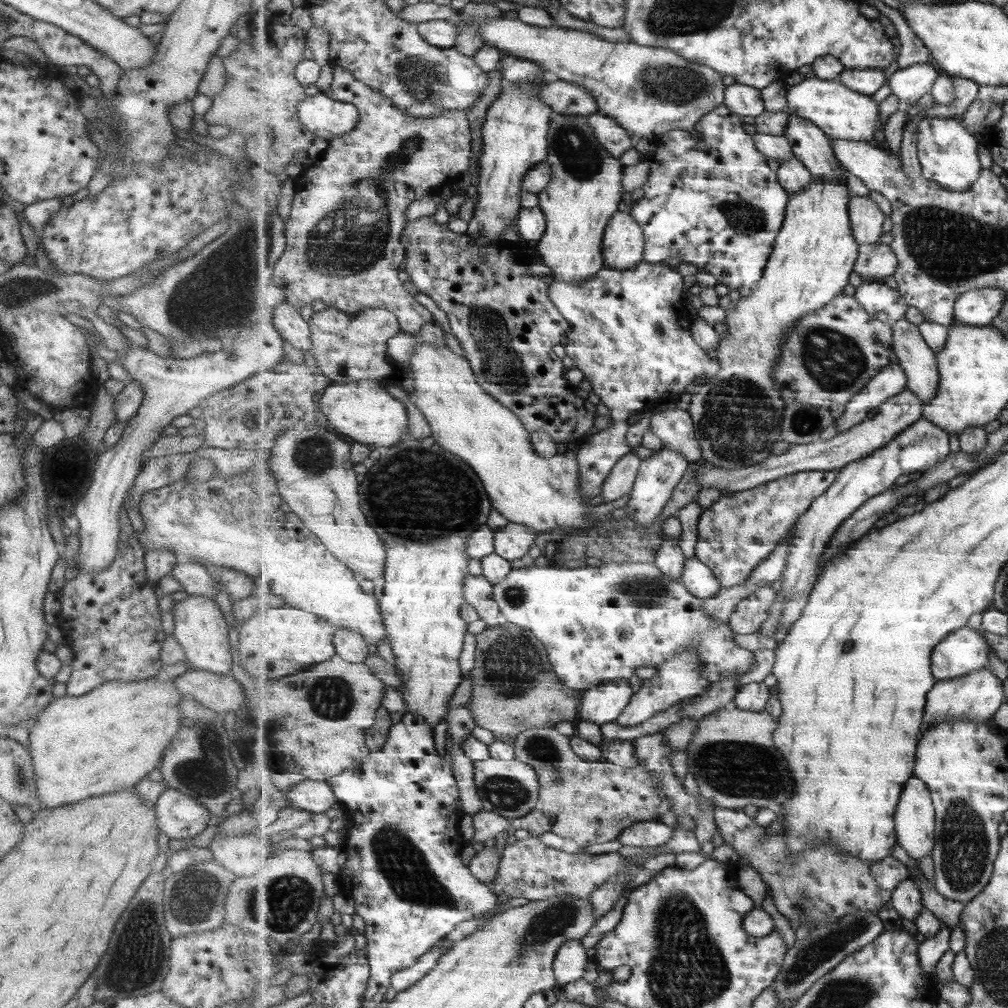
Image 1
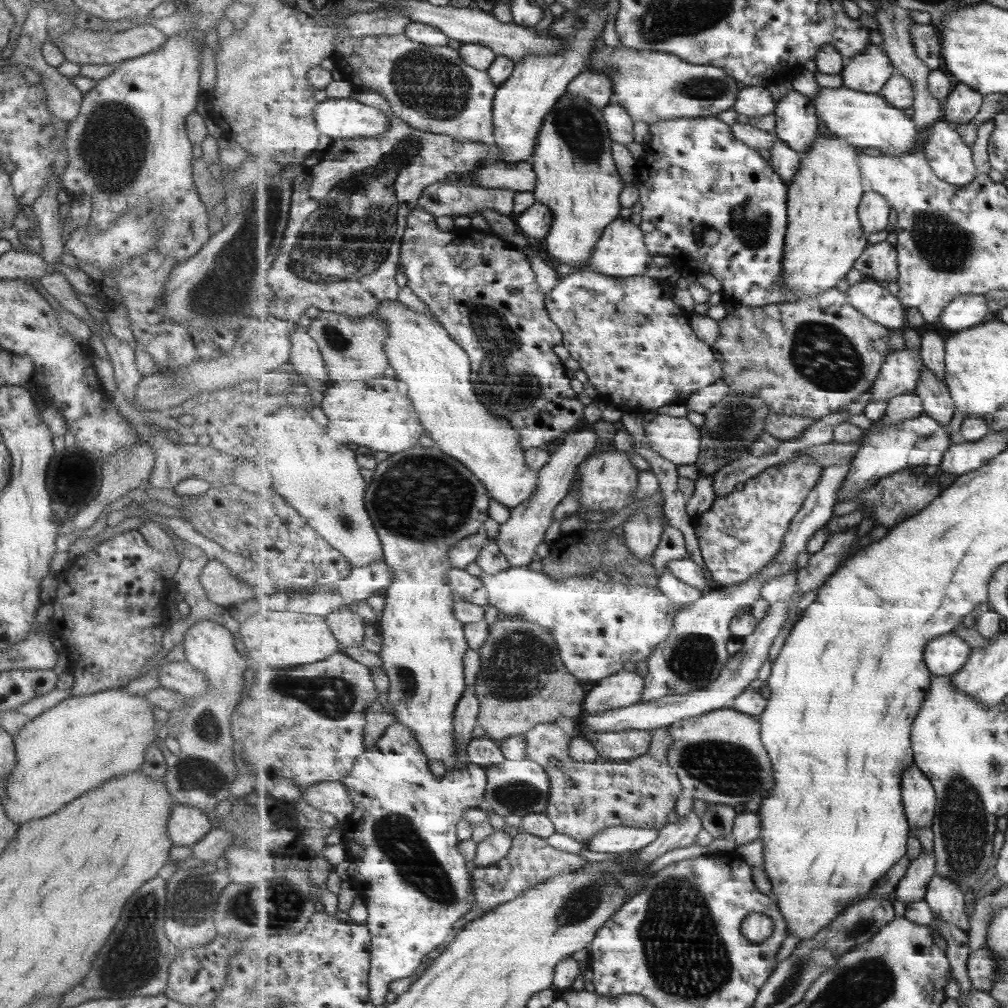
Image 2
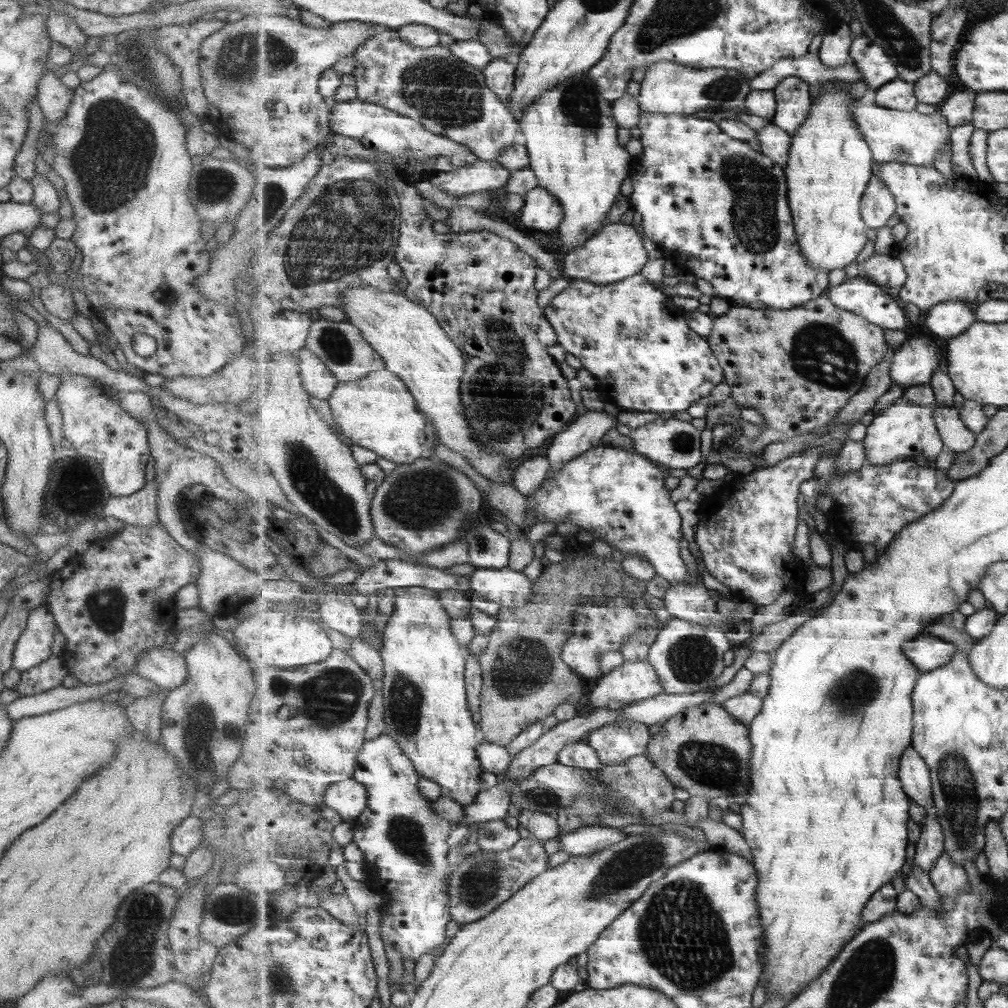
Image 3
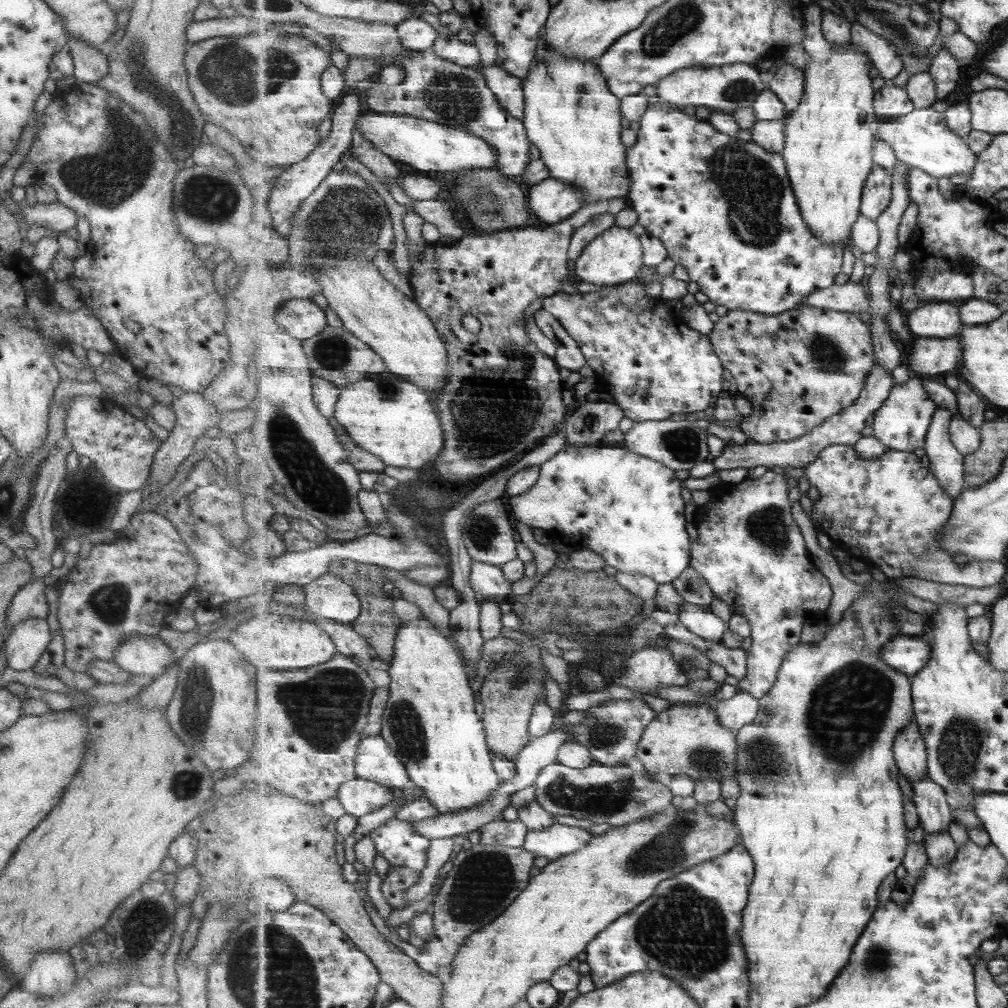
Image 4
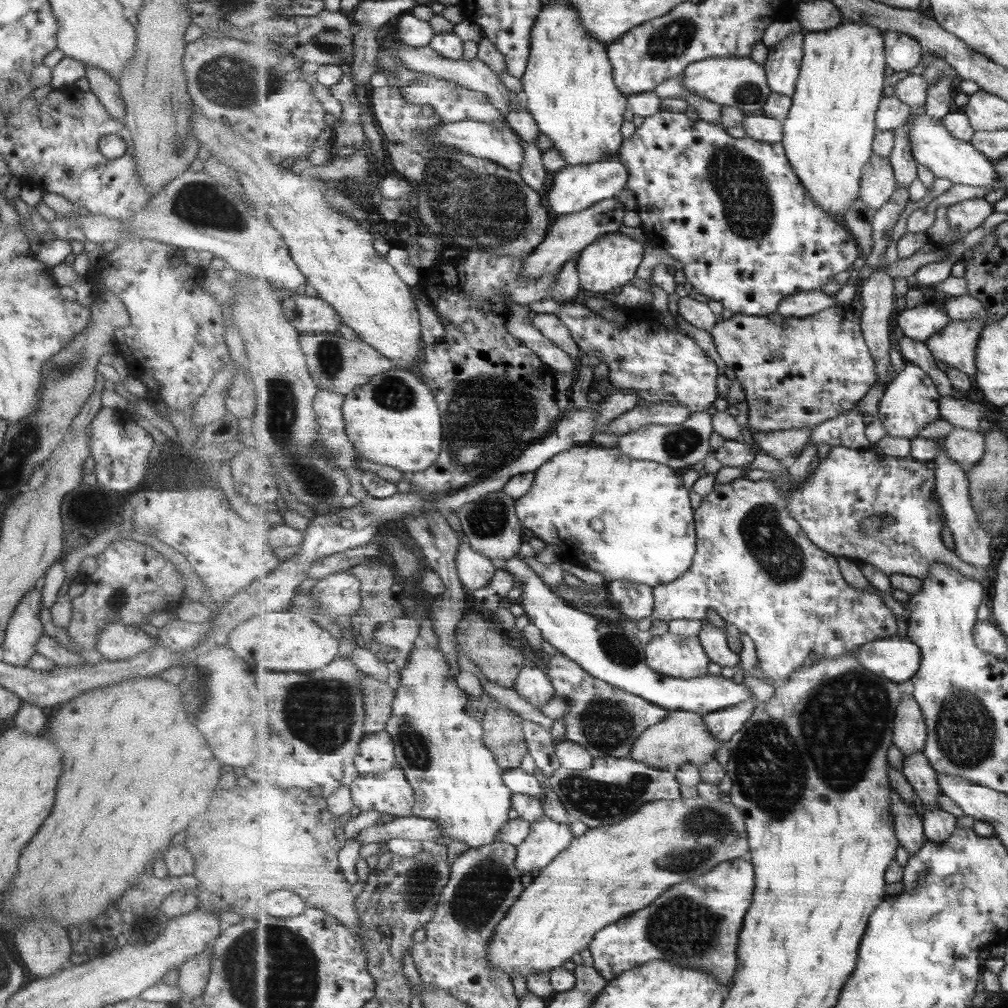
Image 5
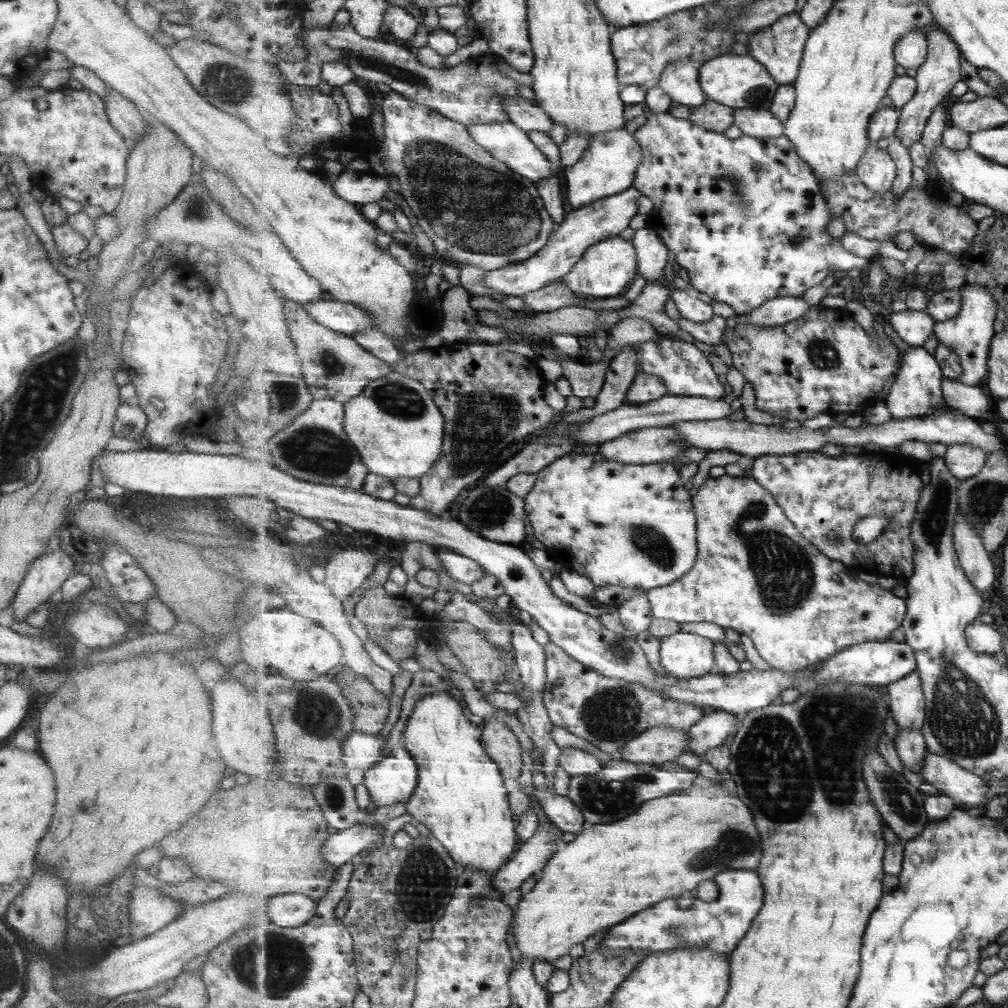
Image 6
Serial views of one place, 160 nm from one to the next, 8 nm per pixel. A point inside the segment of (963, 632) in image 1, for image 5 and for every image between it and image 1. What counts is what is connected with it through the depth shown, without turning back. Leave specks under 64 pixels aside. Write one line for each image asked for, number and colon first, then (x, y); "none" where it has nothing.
2: (946, 655)
3: (929, 653)
4: (909, 654)
5: (897, 658)

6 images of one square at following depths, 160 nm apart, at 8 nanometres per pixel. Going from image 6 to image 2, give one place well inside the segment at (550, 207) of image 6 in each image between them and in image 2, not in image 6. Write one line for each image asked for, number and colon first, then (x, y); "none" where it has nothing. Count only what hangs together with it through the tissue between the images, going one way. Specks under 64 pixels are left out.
2: (432, 88)
3: (451, 98)
4: (434, 88)
5: (533, 171)

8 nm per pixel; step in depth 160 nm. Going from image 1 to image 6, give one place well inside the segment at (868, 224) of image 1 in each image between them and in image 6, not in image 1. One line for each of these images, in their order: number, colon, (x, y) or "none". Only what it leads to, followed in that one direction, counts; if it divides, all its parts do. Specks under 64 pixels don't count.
2: (876, 213)
3: (879, 206)
4: (878, 193)
5: (879, 184)
6: (878, 171)

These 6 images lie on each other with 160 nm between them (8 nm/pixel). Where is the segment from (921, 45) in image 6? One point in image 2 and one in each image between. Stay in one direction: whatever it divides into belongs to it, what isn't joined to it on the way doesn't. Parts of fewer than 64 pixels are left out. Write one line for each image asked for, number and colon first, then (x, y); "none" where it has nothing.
2: (869, 72)
3: (877, 68)
4: (883, 56)
5: (903, 53)

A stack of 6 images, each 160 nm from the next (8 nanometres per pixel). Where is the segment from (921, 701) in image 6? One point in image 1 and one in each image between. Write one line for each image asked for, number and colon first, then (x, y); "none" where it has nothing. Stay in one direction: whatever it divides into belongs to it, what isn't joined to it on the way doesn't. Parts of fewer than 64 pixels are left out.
1: (915, 816)
2: (920, 800)
3: (915, 774)
4: (911, 751)
5: (910, 734)

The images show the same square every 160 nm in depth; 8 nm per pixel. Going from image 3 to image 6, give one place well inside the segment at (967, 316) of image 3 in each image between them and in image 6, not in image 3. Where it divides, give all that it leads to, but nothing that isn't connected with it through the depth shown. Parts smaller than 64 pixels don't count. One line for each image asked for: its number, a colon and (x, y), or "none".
4: (933, 320)
5: (921, 323)
6: (914, 327)

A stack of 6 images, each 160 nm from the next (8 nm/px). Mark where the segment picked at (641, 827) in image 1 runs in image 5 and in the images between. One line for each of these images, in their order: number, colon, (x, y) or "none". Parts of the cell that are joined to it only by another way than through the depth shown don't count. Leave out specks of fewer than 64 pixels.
2: (617, 840)
3: (591, 839)
4: (558, 840)
5: (547, 839)

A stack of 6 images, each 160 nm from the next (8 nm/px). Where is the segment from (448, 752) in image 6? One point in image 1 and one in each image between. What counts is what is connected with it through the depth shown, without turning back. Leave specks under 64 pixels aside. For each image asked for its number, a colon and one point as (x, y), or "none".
1: (425, 503)
2: (422, 502)
3: (425, 693)
4: (430, 721)
5: (439, 736)

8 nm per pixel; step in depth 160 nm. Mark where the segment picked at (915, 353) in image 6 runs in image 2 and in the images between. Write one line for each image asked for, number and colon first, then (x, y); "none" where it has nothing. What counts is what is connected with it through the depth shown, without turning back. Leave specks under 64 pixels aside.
2: (887, 450)
3: (903, 431)
4: (903, 422)
5: (911, 401)

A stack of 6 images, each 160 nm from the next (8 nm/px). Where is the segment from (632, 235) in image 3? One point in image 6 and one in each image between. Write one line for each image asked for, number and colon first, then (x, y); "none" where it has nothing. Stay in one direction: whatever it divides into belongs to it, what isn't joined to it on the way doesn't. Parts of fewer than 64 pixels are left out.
4: (616, 257)
5: (614, 260)
6: (607, 269)

